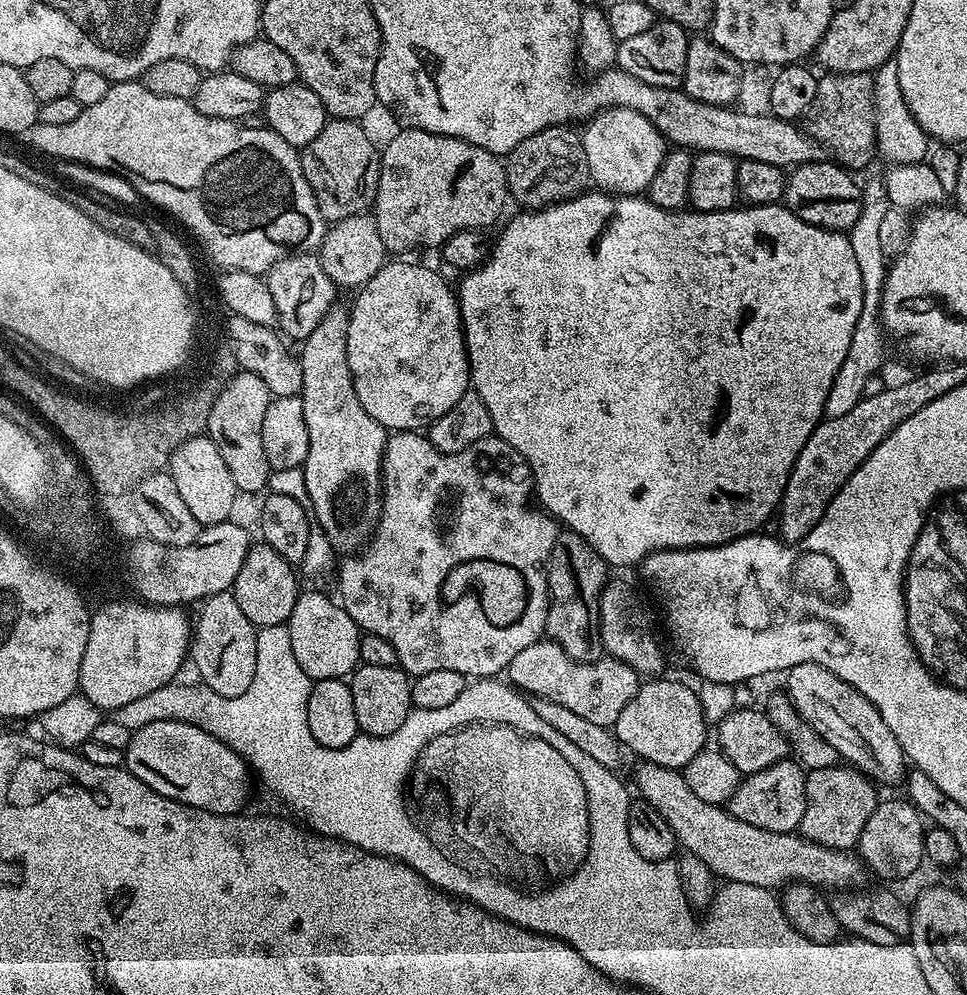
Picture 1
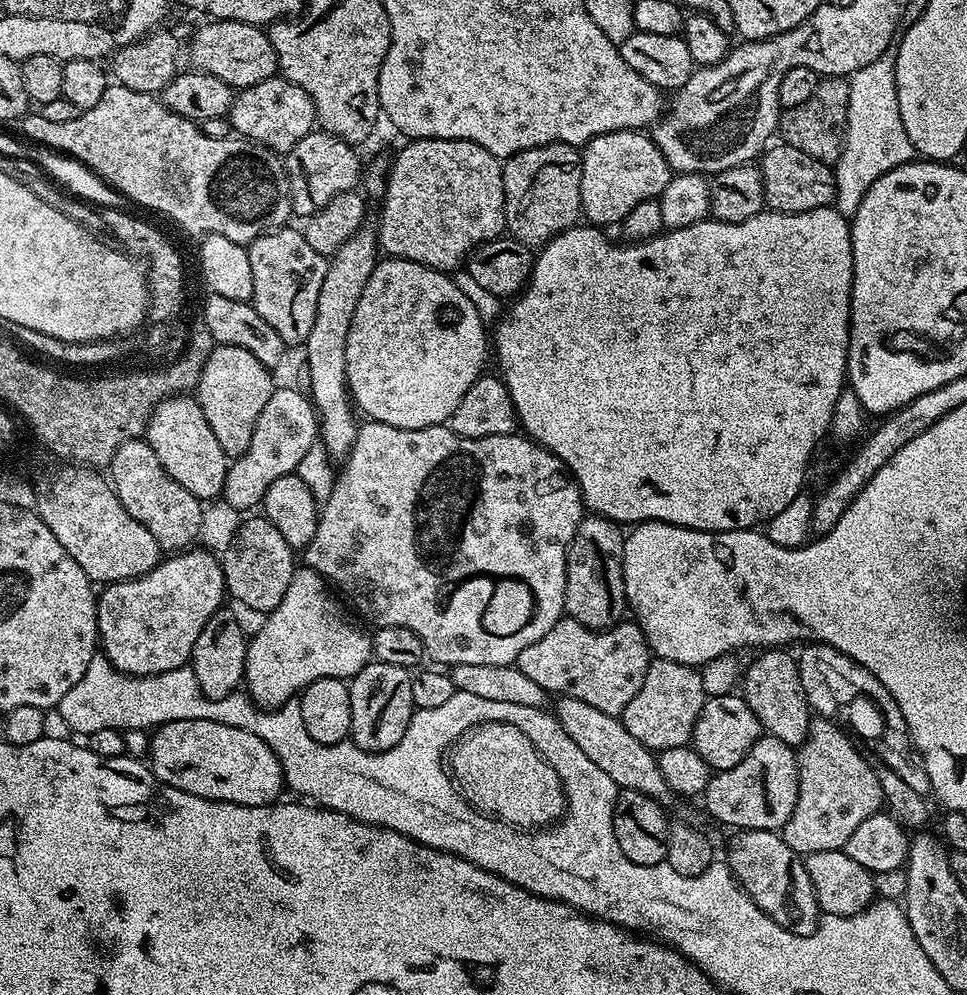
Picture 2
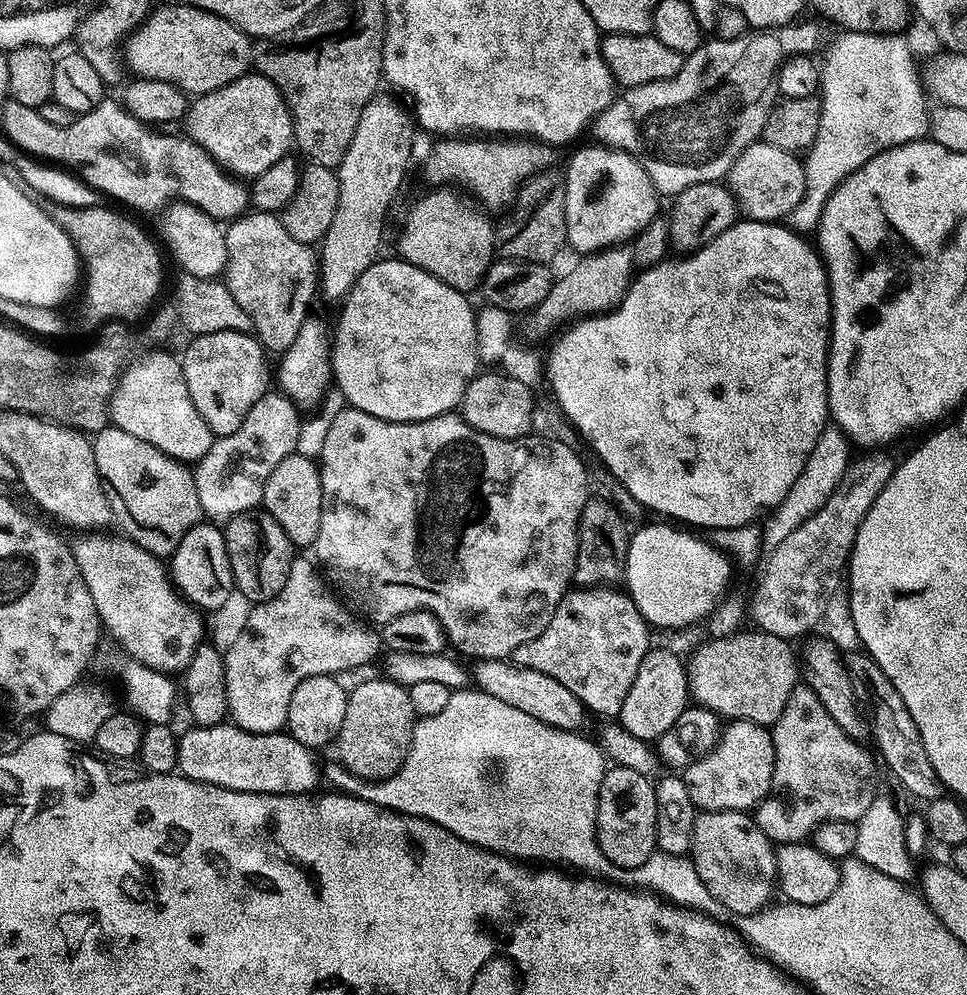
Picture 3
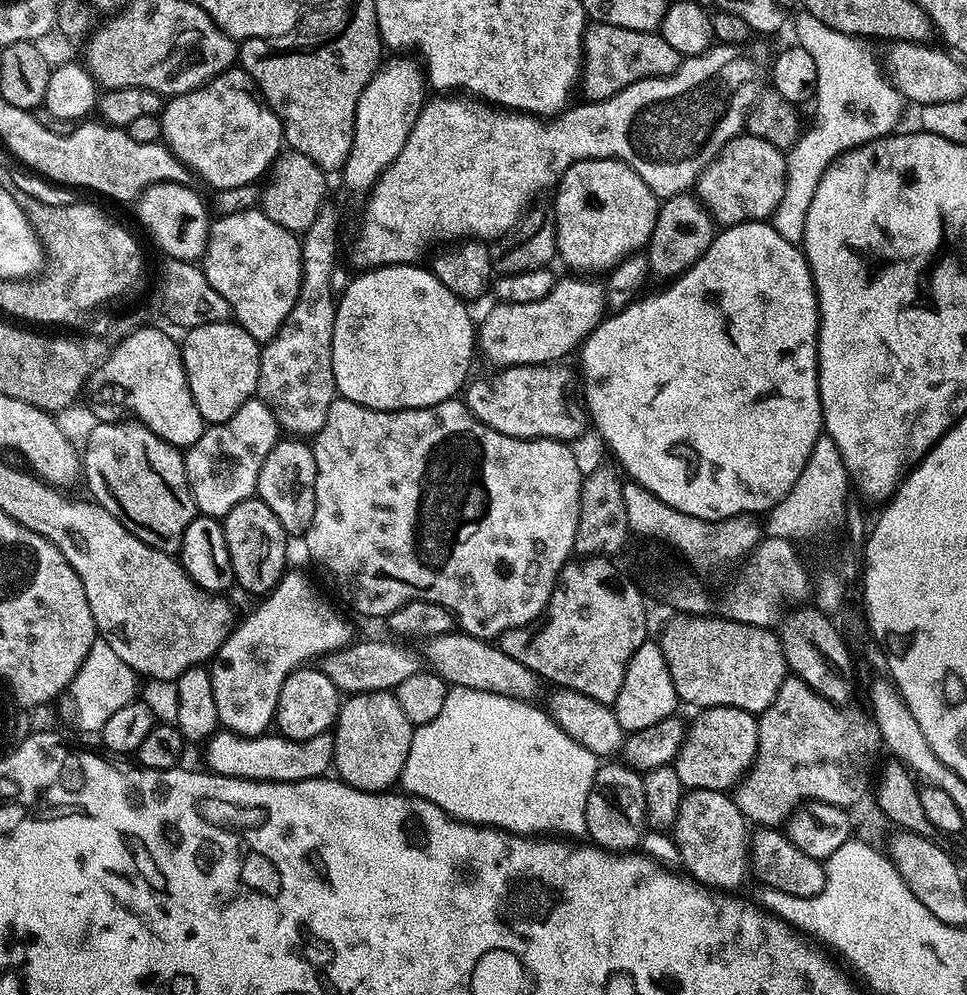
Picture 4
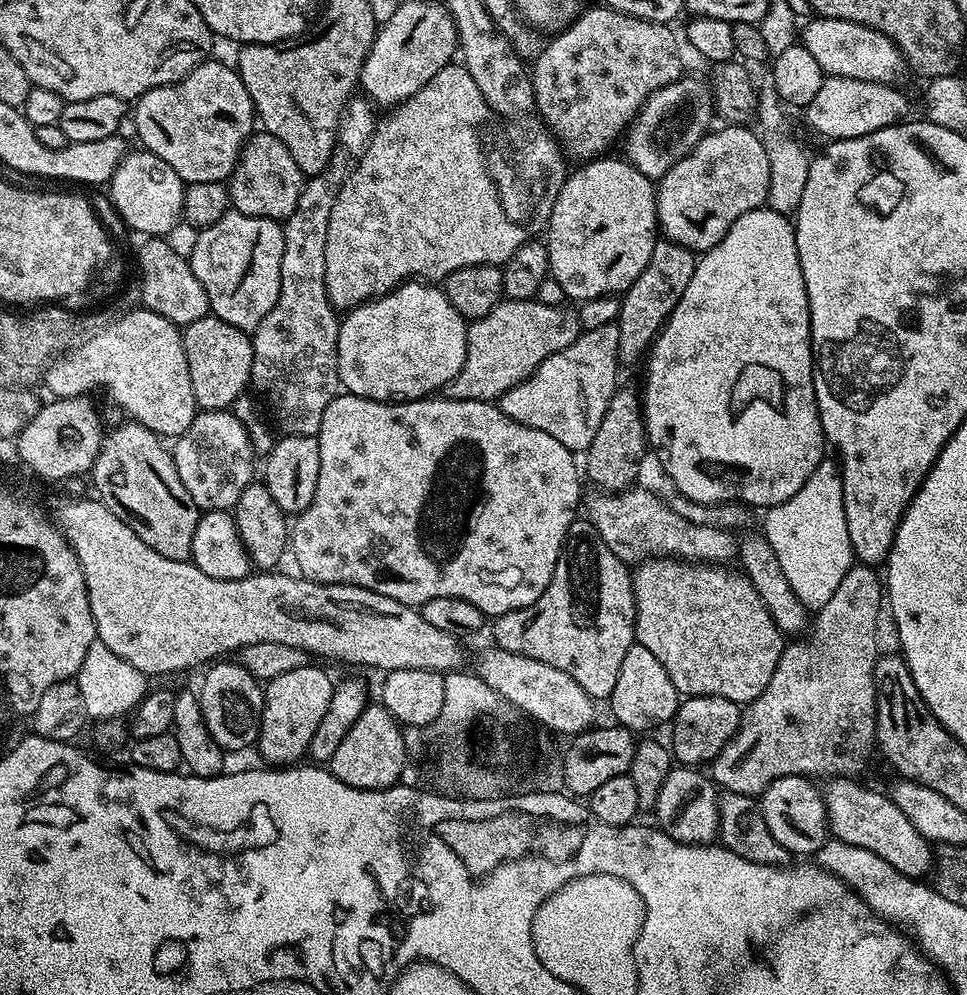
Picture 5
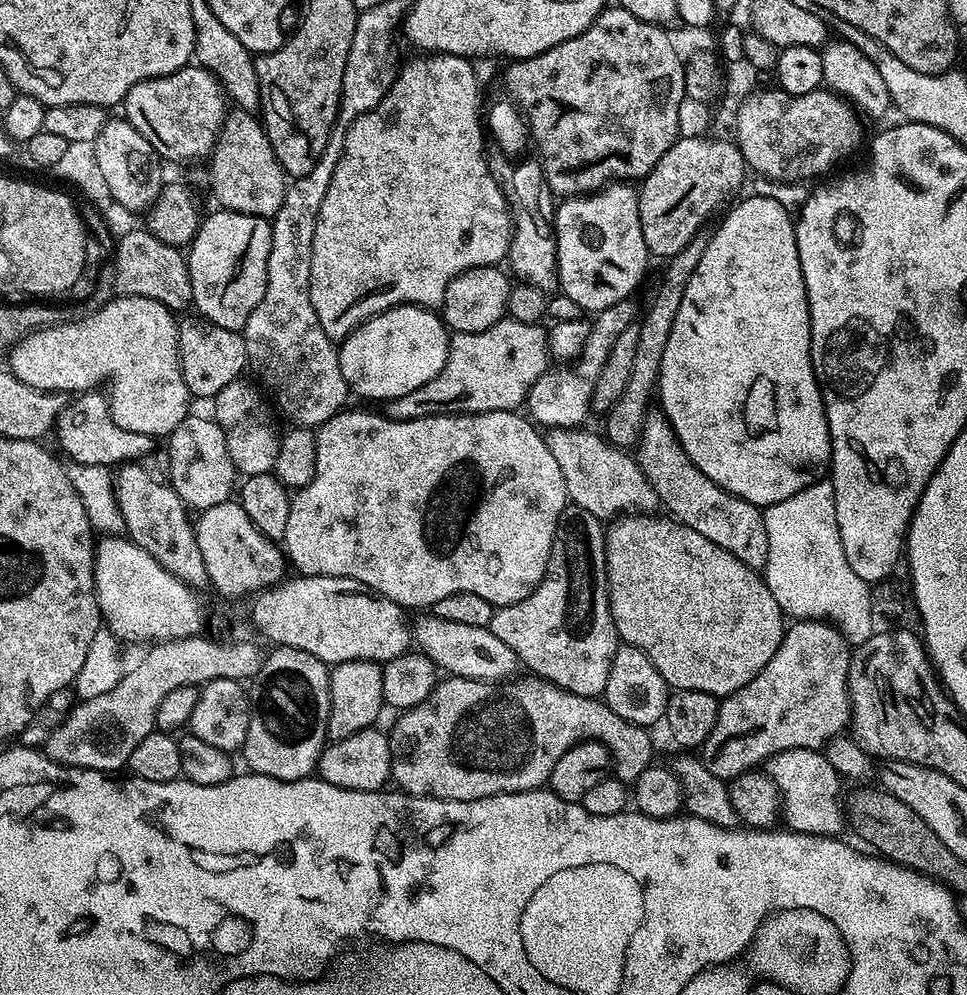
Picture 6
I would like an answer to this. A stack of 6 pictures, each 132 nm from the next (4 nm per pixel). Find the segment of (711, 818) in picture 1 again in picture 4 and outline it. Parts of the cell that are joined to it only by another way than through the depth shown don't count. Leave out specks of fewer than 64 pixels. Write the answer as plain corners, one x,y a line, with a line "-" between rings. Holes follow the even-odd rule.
457,630
431,637
427,644
431,671
436,672
450,686
502,694
525,702
533,699
532,695
536,692
536,684
538,685
537,676
529,668
522,666
522,662
514,662
514,658
510,658
510,654
503,652
495,643

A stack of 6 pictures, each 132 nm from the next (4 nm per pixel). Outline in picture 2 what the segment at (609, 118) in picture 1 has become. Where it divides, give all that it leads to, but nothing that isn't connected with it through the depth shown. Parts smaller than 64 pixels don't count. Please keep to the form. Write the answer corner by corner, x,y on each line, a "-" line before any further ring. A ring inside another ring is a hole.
625,130
596,136
583,145
580,157
580,211
583,219
593,226
619,225
636,211
639,204
655,201
672,180
673,175
662,152
643,131

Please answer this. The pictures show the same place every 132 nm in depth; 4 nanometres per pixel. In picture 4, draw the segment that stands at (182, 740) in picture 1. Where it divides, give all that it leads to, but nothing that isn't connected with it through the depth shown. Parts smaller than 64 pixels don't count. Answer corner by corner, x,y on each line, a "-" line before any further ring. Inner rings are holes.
227,730
217,731
207,741
204,760
217,776
237,776
243,780
269,780
270,782
302,782
319,780
333,767
334,735
331,731
305,740
286,740
276,734
238,736

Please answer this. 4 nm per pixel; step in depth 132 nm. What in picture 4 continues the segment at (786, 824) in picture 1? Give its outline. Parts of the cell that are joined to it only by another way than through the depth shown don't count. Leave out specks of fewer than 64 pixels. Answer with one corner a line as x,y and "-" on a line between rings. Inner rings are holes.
734,706
705,708
695,715
696,721
687,725
684,741
674,761
678,778
688,790
698,788
728,792
735,789
756,757
757,717

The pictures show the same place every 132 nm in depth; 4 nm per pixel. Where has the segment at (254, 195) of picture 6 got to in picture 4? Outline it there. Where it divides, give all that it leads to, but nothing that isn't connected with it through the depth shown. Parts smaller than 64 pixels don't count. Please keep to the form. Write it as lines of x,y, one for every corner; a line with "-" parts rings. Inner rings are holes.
284,150
273,161
266,176
267,180
268,185
263,185
260,193
259,211
264,212
266,218
278,222
278,226
286,230
297,234
304,233
325,203
324,195
328,192
328,184
324,181
327,180
326,173
314,162
310,162
306,154

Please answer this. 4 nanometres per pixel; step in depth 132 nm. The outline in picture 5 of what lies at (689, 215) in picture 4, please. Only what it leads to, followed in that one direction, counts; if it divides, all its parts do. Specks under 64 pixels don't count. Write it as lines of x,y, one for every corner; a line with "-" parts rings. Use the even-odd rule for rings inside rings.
657,239
650,262
646,262
646,270
642,270
642,274
638,274
636,281
619,297
620,315
615,324
618,326
618,356
621,361
634,359
655,340
656,333
678,306
682,294
686,294
686,286
690,286
690,278
694,278
697,259
697,253
675,244
673,240

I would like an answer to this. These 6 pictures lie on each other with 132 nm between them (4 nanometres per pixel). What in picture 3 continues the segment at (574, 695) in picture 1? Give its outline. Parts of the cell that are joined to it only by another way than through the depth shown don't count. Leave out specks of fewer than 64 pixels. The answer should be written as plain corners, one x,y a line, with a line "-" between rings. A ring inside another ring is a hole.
612,586
577,587
564,595
562,602
554,610
554,618
550,618
546,630
542,630
538,638
522,642
522,646
518,646
518,650
512,652
510,660
519,668
538,670
562,682
562,686
566,686
570,694
574,694
584,703
589,713
597,712
600,716
608,716
604,718
616,718
622,710
622,702
626,702
626,694
630,694
630,686
634,686
638,666
642,666
642,658
646,658
648,653
648,632
650,633
650,625
642,618
627,591
617,590

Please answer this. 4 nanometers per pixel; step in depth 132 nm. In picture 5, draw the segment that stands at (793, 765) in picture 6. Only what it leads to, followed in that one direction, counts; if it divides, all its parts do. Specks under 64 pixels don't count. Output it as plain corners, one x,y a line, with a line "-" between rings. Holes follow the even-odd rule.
832,778
823,789
824,803
828,805
828,827
837,840
878,854
894,870
904,876
919,878
933,871
934,848
930,841
912,825
910,818
894,806
891,795
875,792
872,788
859,788
852,778

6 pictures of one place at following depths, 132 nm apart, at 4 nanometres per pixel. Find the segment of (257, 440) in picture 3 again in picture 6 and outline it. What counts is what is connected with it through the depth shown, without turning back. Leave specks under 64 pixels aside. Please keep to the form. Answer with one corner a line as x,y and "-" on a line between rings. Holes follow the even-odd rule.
195,414
185,416
166,440
169,476
167,479
183,504
192,510
203,510
226,502
233,495
234,485
238,480
238,471
227,452
224,432
215,419
208,416
207,418

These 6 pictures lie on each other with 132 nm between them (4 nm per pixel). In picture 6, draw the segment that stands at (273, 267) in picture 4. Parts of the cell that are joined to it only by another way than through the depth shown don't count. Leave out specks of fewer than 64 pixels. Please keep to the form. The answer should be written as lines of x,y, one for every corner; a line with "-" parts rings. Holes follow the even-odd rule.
215,210
203,217
186,252
192,304
205,320
240,332
254,306
266,294
266,262
270,258
271,223
263,216

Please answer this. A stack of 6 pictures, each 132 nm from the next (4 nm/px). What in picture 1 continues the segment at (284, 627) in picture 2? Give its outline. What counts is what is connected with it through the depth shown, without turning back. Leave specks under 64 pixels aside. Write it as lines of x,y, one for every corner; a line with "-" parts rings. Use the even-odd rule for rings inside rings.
301,591
286,625
294,658
313,681
339,680
360,664
361,630
347,610
332,600
320,592

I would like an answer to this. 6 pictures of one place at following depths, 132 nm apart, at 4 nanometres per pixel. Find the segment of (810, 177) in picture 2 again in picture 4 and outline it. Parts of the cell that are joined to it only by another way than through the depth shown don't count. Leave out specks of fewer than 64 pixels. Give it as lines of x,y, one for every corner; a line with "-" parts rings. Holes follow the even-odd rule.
735,136
701,172
695,195
720,226
764,222
782,202
786,190
786,156
781,149
757,136

